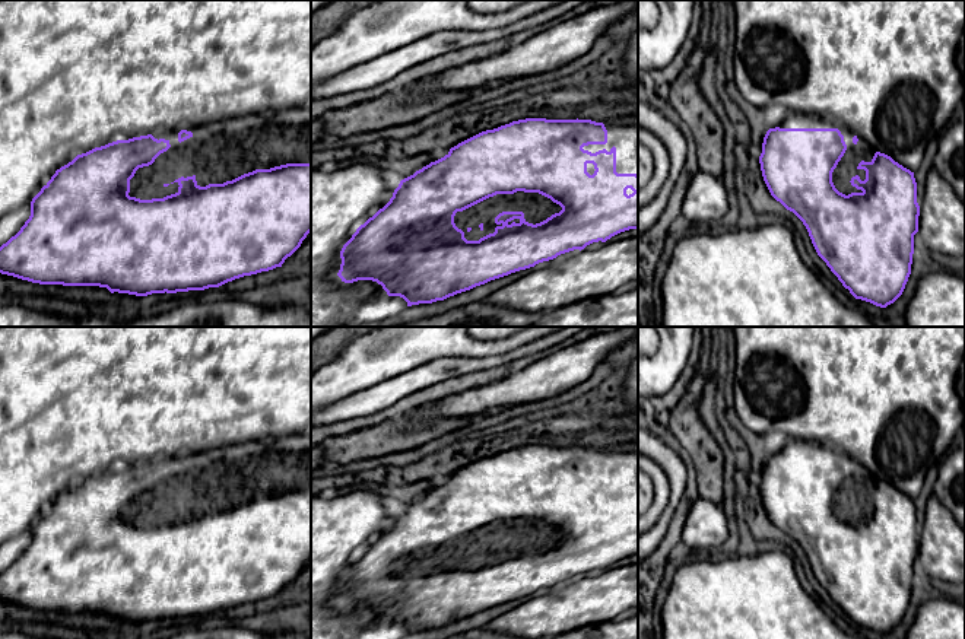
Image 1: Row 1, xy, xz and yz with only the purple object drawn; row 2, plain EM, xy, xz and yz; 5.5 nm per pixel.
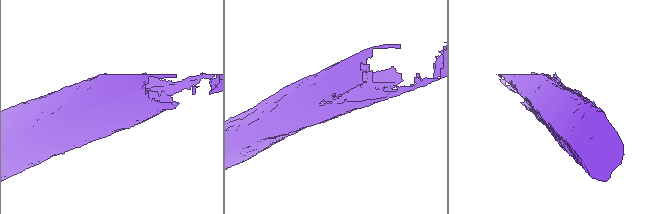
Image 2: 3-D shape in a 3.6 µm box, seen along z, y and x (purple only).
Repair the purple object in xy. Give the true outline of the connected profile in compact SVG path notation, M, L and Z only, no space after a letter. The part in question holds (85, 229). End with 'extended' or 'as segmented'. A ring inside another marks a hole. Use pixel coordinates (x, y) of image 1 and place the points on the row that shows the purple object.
M305 106L289 108L280 111L267 111L255 115L242 115L215 121L209 124L200 124L187 130L158 130L147 136L133 137L128 140L117 140L101 147L95 147L86 153L77 155L72 162L55 171L51 179L41 188L41 191L31 201L31 216L20 228L20 231L12 236L6 244L0 247L0 273L13 276L22 280L28 280L39 284L63 284L63 286L99 286L107 287L111 293L128 293L136 296L147 296L152 293L177 293L188 290L204 290L209 287L219 287L235 279L269 271L276 267L282 267L285 260L291 257L311 232L311 109Z; extended

